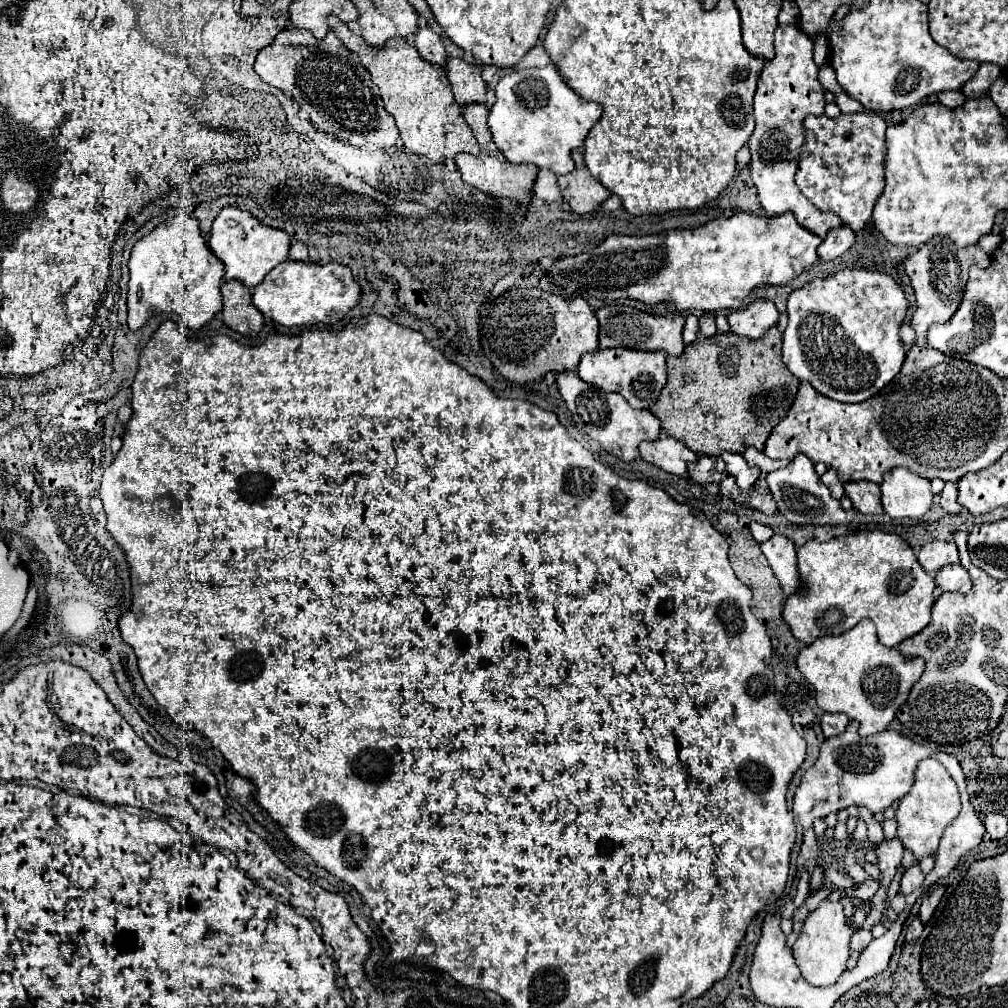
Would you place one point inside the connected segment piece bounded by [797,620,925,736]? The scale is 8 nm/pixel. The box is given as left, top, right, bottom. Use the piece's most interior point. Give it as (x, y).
(848, 671)

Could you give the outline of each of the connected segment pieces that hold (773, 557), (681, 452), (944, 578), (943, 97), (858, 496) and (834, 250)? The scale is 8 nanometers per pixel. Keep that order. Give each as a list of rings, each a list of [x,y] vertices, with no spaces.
[[[773,534],[761,544],[761,552],[767,556],[775,576],[779,578],[785,594],[793,594],[799,588],[799,572],[795,558],[795,544],[781,534]]]
[[[671,436],[641,442],[639,452],[647,462],[677,476],[687,476],[687,462],[697,462],[697,454],[689,450],[685,442]]]
[[[953,564],[953,566],[945,566],[937,572],[935,576],[935,584],[943,590],[943,592],[969,592],[971,590],[971,580],[967,570],[961,564]]]
[[[953,90],[937,94],[937,100],[939,100],[941,104],[945,104],[947,108],[955,108],[955,106],[959,106],[961,102],[965,102],[965,96],[963,96],[959,90]]]
[[[867,480],[847,482],[845,496],[851,498],[853,508],[857,508],[861,514],[883,514],[879,484],[873,484]]]
[[[843,224],[839,228],[829,230],[827,238],[823,240],[823,244],[817,252],[819,252],[819,258],[827,262],[827,260],[833,260],[833,258],[839,258],[853,244],[855,244],[855,232],[847,224]]]

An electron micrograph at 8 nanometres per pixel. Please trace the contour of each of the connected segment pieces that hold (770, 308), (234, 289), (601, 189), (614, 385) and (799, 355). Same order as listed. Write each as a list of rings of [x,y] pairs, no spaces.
[[[757,300],[727,316],[731,332],[747,338],[761,338],[779,320],[779,310],[773,302]]]
[[[239,280],[223,282],[223,322],[243,334],[243,336],[257,336],[263,326],[263,314],[251,302],[251,290],[241,284]]]
[[[573,150],[573,160],[575,170],[559,176],[559,188],[575,214],[587,214],[593,212],[601,202],[605,202],[611,192],[591,176],[581,150]]]
[[[607,348],[583,354],[577,372],[581,380],[605,392],[619,392],[631,408],[651,408],[659,400],[659,394],[667,382],[667,366],[663,352],[641,352],[629,348]]]
[[[839,270],[827,278],[815,278],[799,290],[793,290],[787,300],[789,324],[783,332],[783,362],[799,378],[809,382],[817,392],[837,402],[865,402],[889,384],[901,370],[905,348],[899,338],[899,328],[907,316],[909,302],[903,286],[883,272],[869,270]]]

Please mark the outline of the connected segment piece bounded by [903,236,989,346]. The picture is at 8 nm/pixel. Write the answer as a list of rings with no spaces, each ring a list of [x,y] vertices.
[[[933,236],[915,254],[903,260],[905,272],[911,278],[911,286],[913,286],[915,300],[917,300],[917,310],[911,320],[911,326],[917,332],[917,340],[915,340],[917,346],[925,344],[925,332],[931,324],[949,320],[949,316],[953,316],[953,312],[957,310],[965,284],[967,284],[967,270],[971,264],[985,268],[989,266],[989,256],[981,250],[979,244],[957,248],[955,242],[945,236]]]

